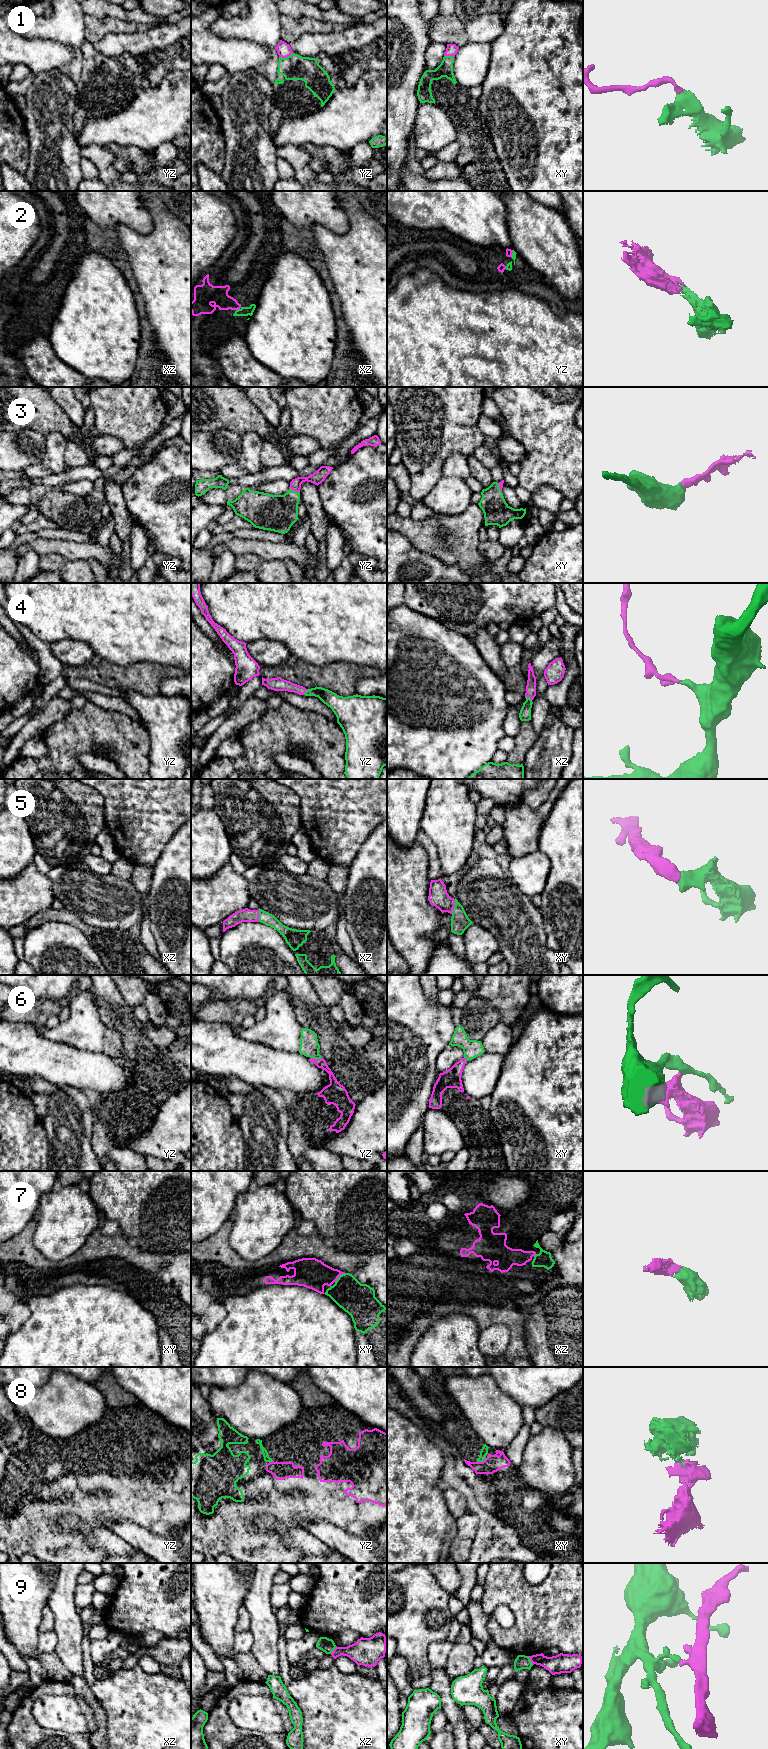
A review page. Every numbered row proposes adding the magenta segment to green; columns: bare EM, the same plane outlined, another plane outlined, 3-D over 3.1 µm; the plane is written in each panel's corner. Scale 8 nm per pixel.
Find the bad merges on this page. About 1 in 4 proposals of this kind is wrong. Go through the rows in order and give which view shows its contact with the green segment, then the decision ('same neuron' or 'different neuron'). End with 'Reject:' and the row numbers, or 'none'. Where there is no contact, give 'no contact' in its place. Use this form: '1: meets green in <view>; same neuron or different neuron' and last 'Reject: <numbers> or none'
1: meets green in yz; same neuron
2: meets green in xz; same neuron
3: meets green in yz; same neuron
4: meets green in xz; same neuron
5: meets green in xy; same neuron
6: meets green in yz; different neuron
7: meets green in xy; same neuron
8: meets green in xy; same neuron
9: meets green in xy; different neuron
Reject: 6, 9

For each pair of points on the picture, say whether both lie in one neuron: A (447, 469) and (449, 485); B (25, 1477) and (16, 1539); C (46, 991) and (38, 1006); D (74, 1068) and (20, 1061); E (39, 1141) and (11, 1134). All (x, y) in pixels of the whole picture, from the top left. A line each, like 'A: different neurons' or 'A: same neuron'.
A: different neurons
B: same neuron
C: different neurons
D: same neuron
E: same neuron

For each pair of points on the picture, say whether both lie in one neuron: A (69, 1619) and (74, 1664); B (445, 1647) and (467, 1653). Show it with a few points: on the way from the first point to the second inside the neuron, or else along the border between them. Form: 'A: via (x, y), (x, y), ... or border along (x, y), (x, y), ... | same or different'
A: via (69, 1630), (70, 1653) | same
B: border along (455, 1643), (449, 1653), (445, 1669) | different

